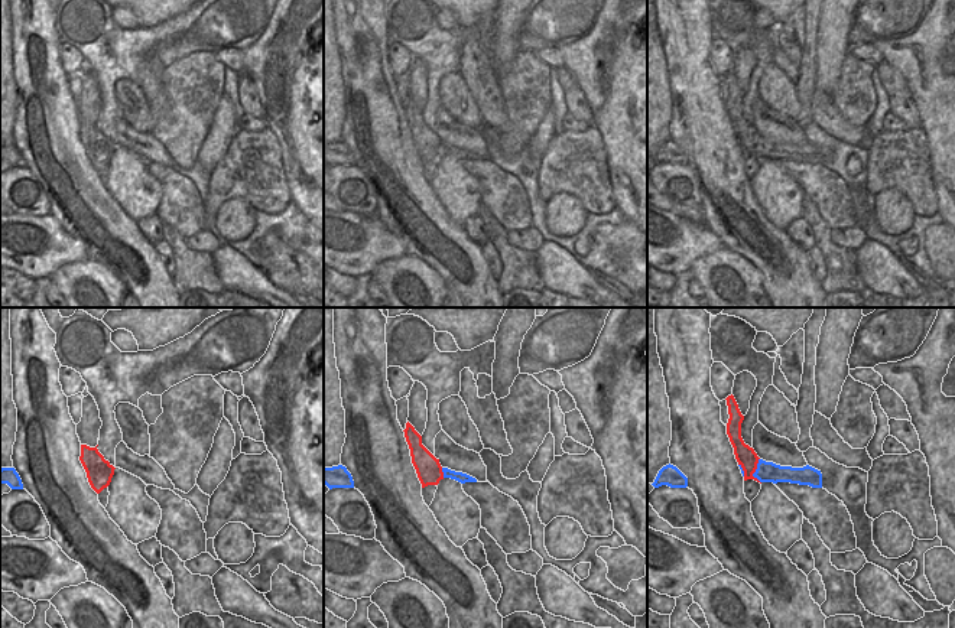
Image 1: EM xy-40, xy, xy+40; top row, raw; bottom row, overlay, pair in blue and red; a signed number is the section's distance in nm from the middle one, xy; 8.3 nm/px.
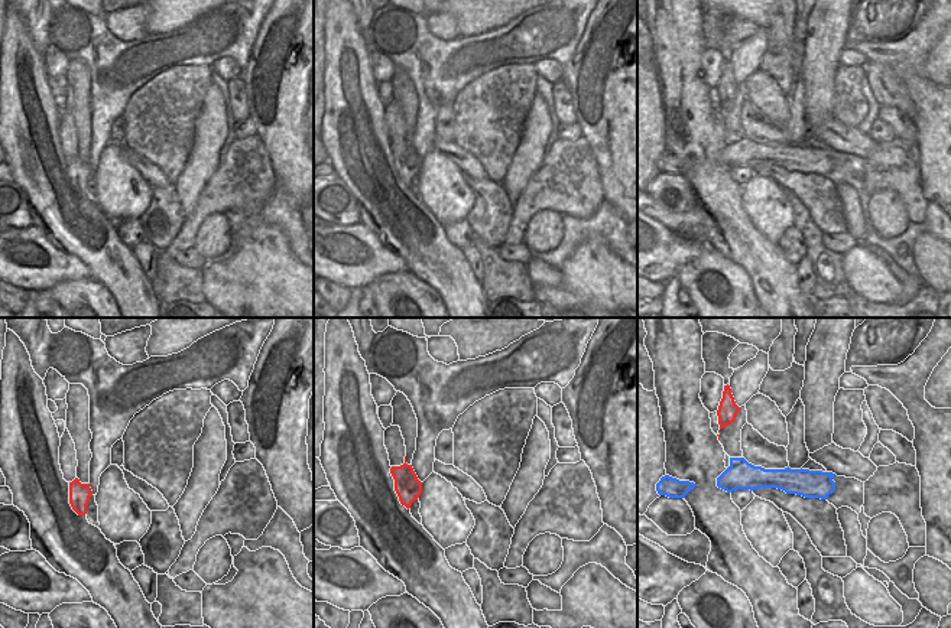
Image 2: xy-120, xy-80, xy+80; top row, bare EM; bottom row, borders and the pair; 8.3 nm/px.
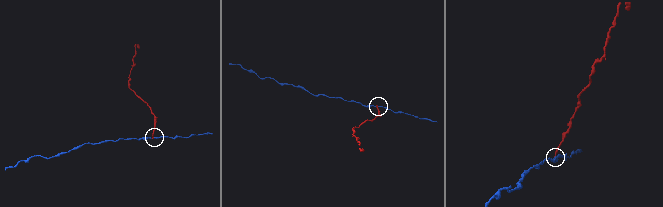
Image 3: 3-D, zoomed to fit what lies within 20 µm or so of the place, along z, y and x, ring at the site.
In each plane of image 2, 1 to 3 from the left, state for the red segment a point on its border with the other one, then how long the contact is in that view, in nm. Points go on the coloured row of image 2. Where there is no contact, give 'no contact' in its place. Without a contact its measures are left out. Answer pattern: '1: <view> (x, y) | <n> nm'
1: no contact
2: no contact
3: no contact

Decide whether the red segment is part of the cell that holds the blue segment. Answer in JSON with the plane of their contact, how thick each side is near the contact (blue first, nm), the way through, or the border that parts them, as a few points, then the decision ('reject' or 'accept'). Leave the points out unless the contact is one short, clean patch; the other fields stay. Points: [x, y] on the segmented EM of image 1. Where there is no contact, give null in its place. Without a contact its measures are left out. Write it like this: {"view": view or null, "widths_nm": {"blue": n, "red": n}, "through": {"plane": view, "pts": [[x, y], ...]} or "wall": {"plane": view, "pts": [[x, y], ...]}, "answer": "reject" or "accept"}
{"view": "xy+40", "widths_nm": {"blue": 170, "red": 170}, "wall": {"plane": "xy+40", "pts": [[759, 458], [753, 475], [760, 482]]}, "answer": "reject"}

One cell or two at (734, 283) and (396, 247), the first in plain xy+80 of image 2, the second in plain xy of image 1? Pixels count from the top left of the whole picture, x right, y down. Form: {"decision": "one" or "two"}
{"decision": "two"}

